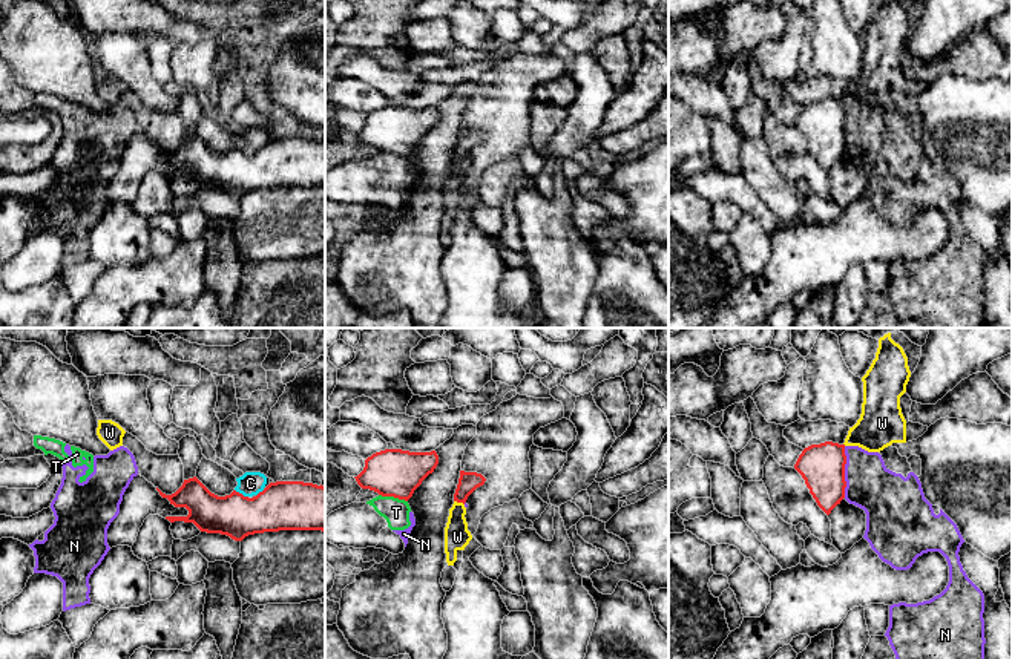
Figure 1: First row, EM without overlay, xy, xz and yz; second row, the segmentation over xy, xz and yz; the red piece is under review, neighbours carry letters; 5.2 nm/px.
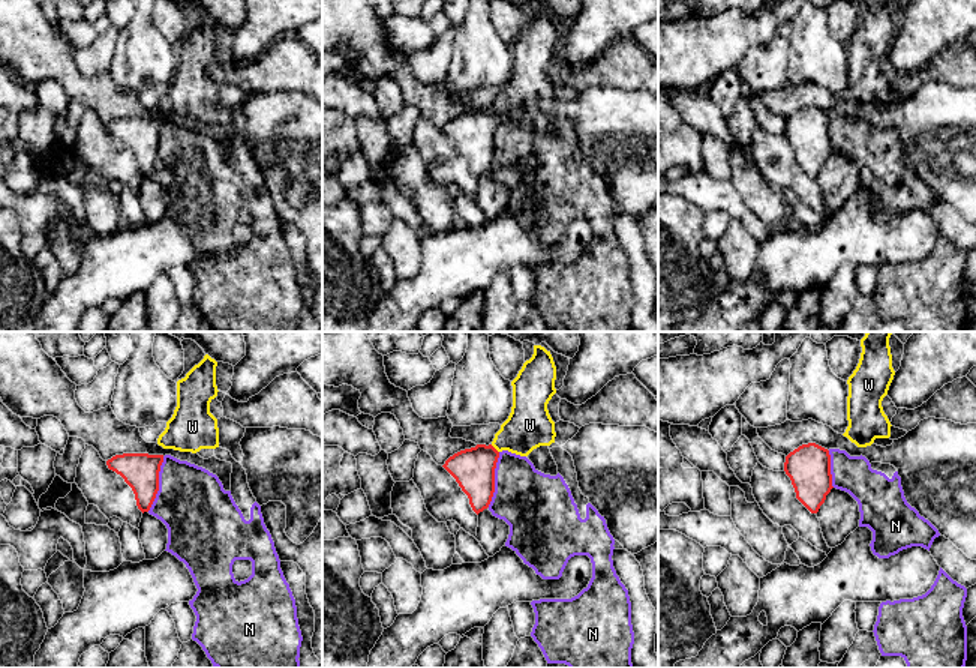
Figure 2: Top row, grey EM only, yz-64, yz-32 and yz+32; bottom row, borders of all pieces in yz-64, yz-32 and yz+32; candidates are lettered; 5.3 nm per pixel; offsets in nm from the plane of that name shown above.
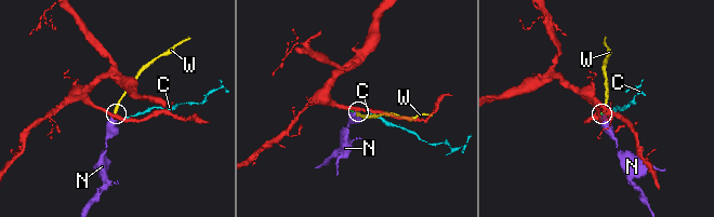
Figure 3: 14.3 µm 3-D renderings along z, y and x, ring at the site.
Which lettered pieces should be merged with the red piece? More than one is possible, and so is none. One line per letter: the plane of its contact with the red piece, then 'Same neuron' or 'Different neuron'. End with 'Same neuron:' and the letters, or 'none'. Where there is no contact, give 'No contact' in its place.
C: Touches red in xy. Different neuron
N: Touches red in yz. Different neuron
T: Touches red in xz. Different neuron
W: Touches red in xz. Different neuron
Same neuron: none

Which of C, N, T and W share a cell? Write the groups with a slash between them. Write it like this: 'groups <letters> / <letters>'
groups C / N T W

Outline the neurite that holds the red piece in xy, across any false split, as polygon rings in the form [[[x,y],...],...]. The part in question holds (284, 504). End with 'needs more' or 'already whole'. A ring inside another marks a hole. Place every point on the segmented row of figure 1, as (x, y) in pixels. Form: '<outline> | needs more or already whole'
[[[196,477],[184,480],[172,495],[156,490],[175,507],[186,507],[187,516],[166,516],[170,523],[193,523],[201,532],[227,535],[242,541],[248,535],[279,530],[322,530],[325,532],[325,487],[304,481],[270,483],[256,497],[248,498],[233,490],[230,495],[212,493]]] | already whole

